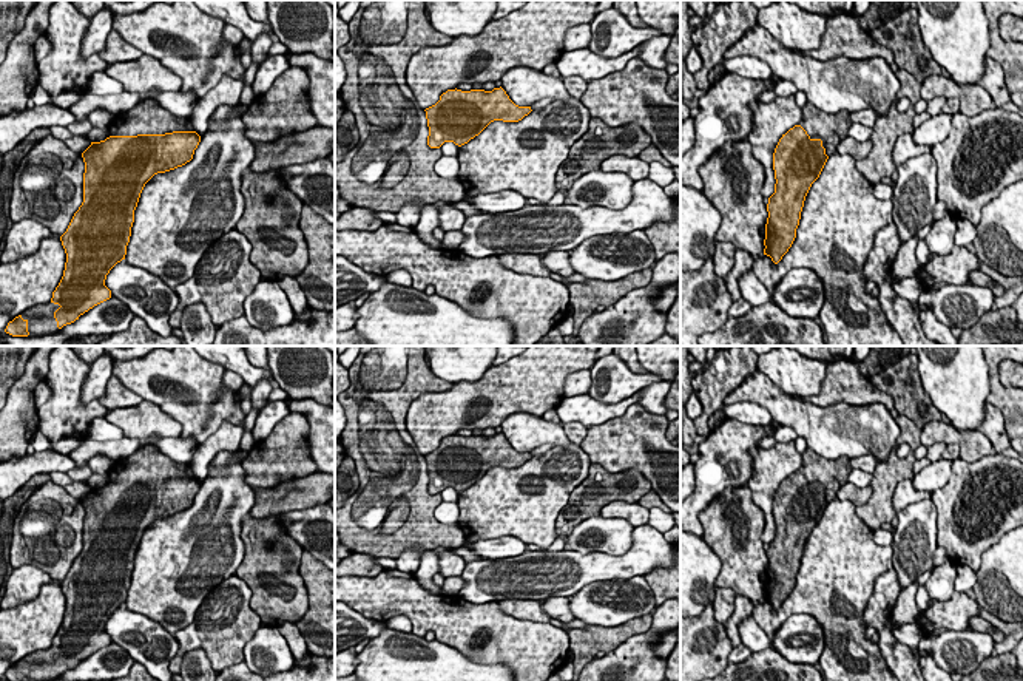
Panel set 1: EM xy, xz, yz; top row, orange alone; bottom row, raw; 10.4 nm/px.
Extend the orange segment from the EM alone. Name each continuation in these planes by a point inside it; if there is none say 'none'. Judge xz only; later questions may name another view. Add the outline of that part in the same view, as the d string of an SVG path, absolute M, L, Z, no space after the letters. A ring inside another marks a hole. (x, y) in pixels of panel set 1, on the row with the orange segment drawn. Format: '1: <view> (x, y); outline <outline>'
none

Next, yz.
1: yz (830, 128); outline M807 102L802 107L802 119L799 125L807 131L810 139L821 139L825 154L832 156L836 151L836 145L847 137L852 120L850 113L847 111L829 114L812 102Z

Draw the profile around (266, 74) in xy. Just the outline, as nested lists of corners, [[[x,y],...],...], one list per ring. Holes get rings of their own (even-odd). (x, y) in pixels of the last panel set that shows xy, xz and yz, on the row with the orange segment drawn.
[[[285,54],[270,56],[258,68],[255,80],[252,83],[253,94],[261,96],[270,90],[275,79],[290,68]]]

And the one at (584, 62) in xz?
[[[639,46],[630,53],[614,59],[605,59],[588,48],[565,51],[555,63],[562,79],[569,76],[580,76],[583,80],[591,82],[602,79],[611,73],[622,71],[631,59],[639,56]]]

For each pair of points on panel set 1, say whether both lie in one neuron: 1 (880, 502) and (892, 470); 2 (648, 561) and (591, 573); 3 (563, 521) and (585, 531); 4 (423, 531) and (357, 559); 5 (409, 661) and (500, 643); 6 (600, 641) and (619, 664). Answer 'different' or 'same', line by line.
1: same
2: same
3: different
4: different
5: different
6: different

